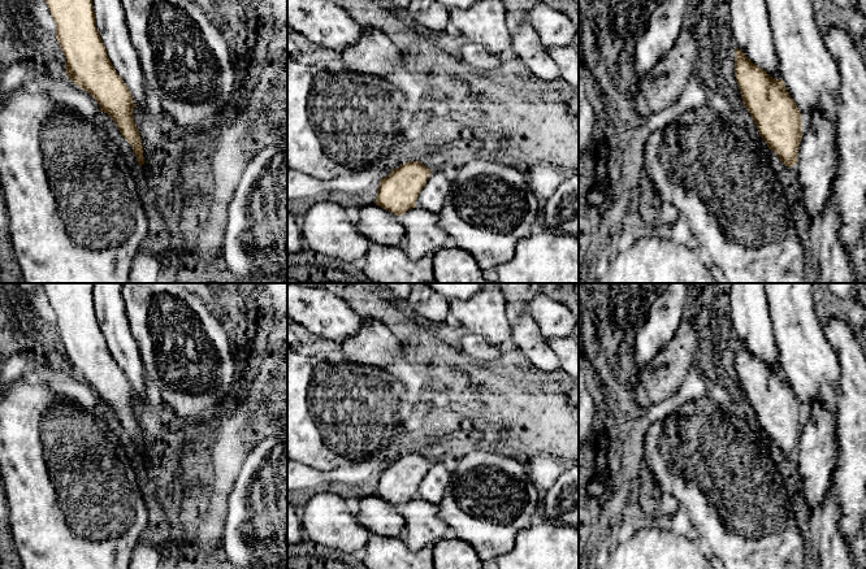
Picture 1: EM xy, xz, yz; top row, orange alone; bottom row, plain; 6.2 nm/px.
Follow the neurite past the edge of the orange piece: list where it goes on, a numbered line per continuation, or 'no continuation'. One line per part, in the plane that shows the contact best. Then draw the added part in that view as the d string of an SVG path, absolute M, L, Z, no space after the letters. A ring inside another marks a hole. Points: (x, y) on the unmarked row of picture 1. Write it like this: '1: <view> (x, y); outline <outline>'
no continuation

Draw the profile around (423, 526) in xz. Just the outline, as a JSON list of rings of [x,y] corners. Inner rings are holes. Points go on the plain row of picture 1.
[[[415,498],[399,507],[399,512],[404,517],[403,539],[412,551],[454,537],[450,526],[440,518],[438,505]]]

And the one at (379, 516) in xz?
[[[376,495],[360,498],[355,516],[371,534],[399,537],[404,530],[404,517],[399,508]]]

